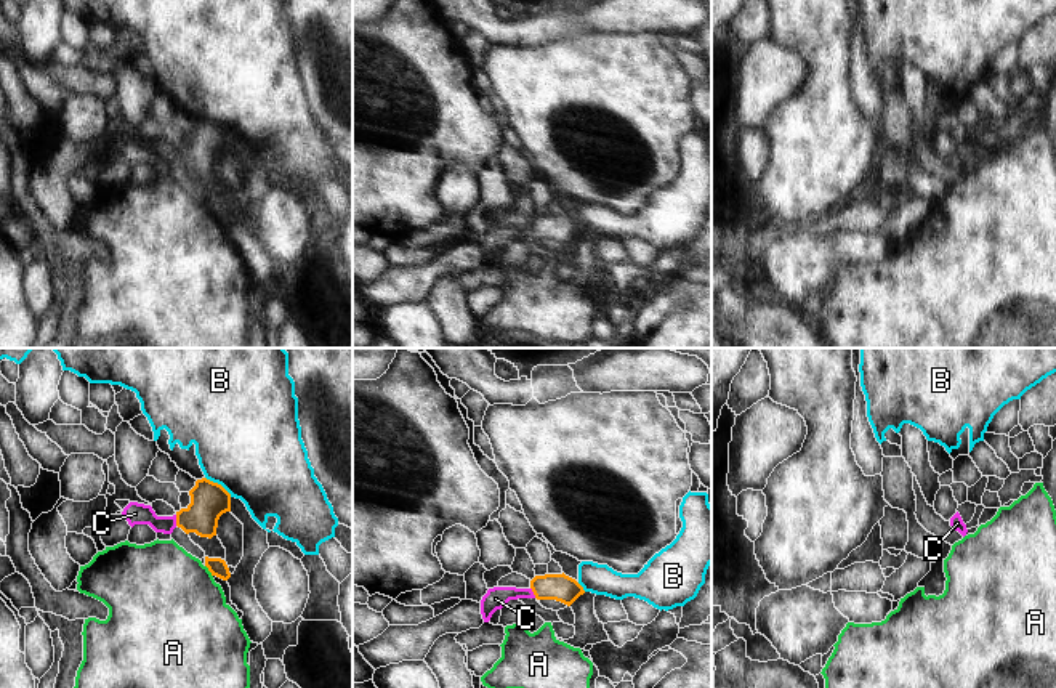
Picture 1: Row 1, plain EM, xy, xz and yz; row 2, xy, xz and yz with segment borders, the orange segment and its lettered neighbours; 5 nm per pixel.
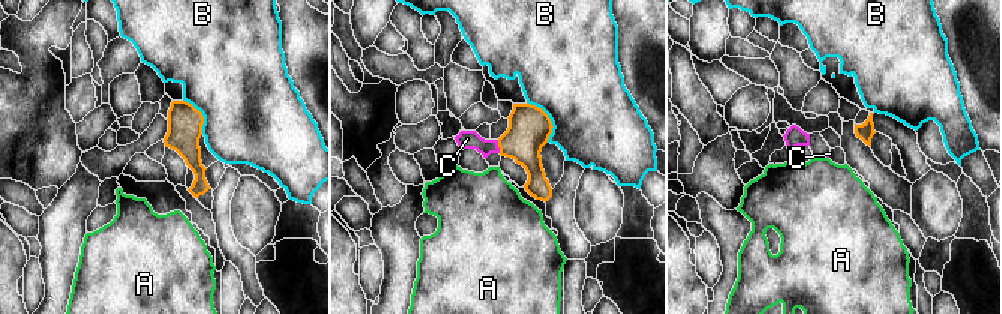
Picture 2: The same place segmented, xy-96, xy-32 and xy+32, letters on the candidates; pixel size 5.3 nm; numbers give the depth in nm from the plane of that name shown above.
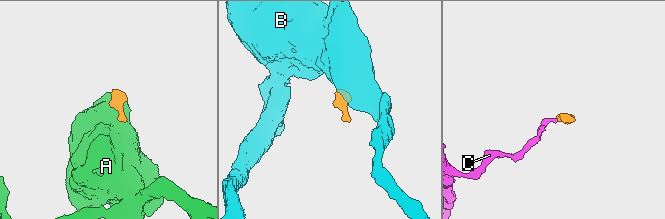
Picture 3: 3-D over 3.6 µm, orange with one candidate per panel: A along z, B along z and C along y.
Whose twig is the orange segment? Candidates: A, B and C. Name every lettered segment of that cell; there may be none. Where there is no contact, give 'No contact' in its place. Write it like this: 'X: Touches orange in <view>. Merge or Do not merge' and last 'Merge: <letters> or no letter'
A: Touches orange in xy. Do not merge
B: Touches orange in xy. Do not merge
C: Touches orange in xy. Merge
Merge: C

